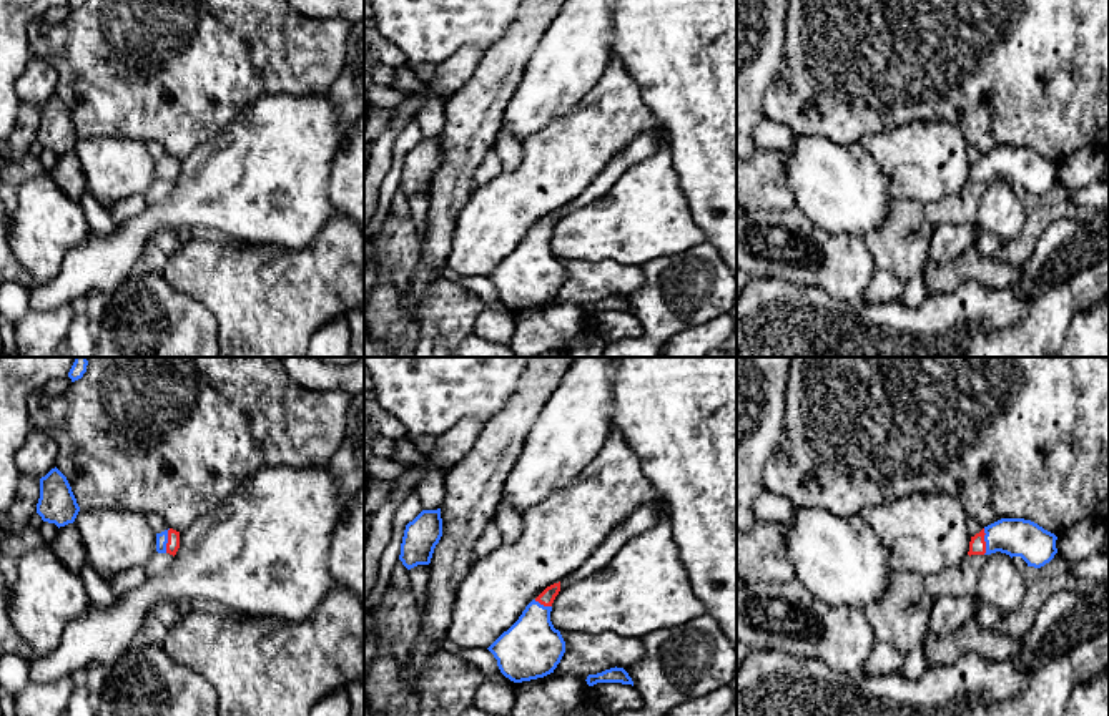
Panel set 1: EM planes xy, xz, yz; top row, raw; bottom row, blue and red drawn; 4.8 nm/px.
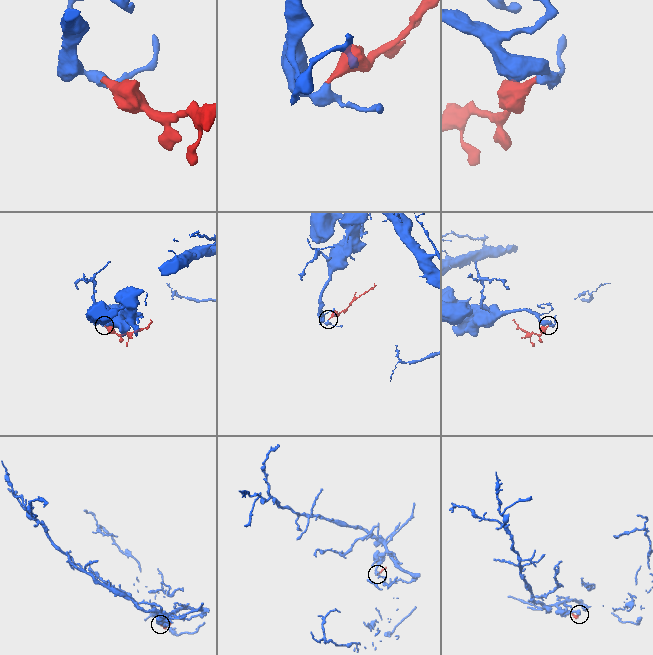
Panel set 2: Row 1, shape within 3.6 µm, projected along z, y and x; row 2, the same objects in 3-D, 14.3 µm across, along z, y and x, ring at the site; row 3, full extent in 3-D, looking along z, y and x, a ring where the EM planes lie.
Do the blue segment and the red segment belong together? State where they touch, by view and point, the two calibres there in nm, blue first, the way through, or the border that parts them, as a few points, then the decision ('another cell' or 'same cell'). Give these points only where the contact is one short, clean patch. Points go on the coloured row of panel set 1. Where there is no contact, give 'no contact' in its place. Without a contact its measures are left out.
contact yz (985, 540); calibres 190 and 80 nm; way yz (1016, 537), (985, 540), (976, 545); same cell

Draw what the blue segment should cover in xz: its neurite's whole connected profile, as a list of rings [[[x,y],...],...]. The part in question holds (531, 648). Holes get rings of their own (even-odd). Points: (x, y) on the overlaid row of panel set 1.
[[[560,581],[547,586],[532,600],[519,620],[487,650],[497,660],[500,673],[514,683],[544,678],[557,668],[565,641],[550,621],[552,603]]]

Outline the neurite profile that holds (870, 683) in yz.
[[[1109,583],[1094,585],[1089,591],[1059,591],[1046,600],[1014,660],[988,660],[978,653],[964,653],[951,665],[928,666],[921,678],[909,679],[901,671],[886,676],[860,673],[850,676],[820,660],[785,655],[776,650],[752,650],[737,669],[737,716],[1064,716],[1074,689],[1109,668]]]

